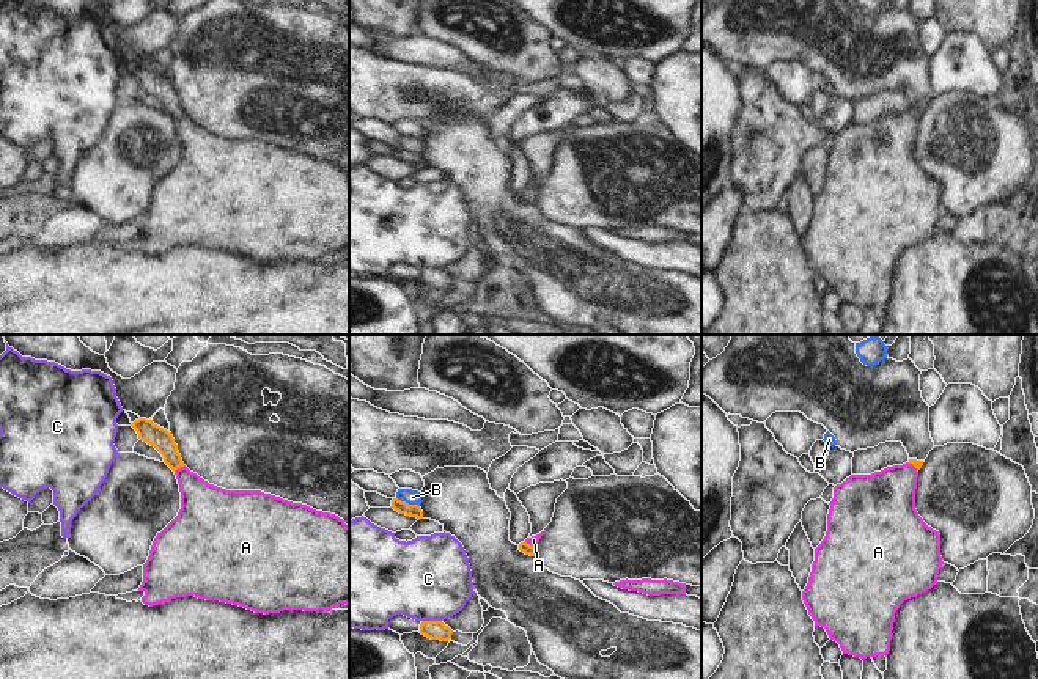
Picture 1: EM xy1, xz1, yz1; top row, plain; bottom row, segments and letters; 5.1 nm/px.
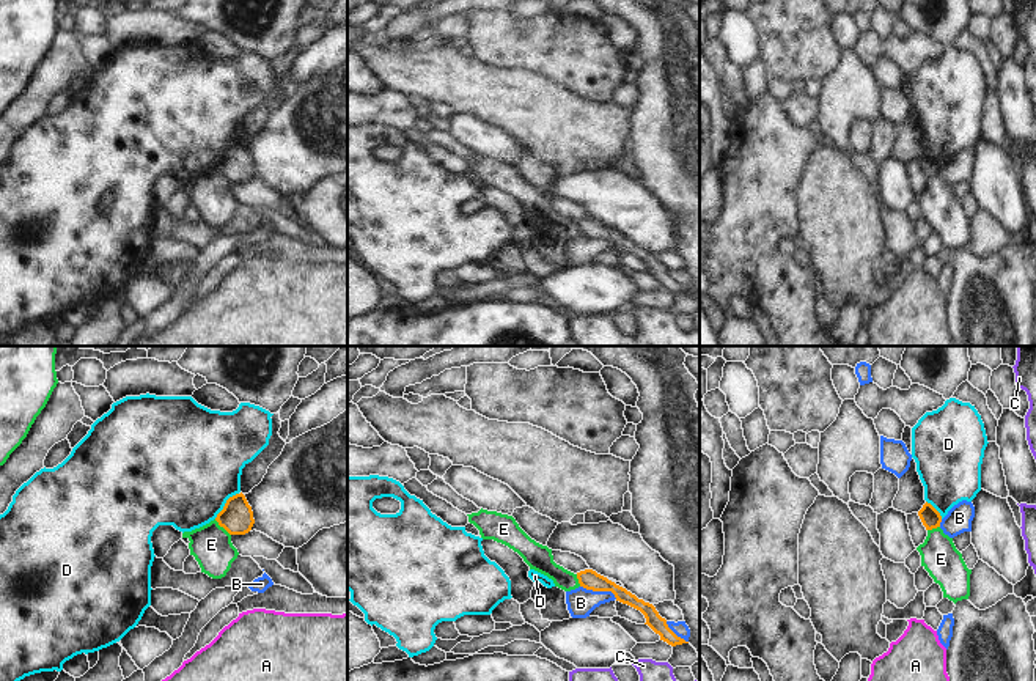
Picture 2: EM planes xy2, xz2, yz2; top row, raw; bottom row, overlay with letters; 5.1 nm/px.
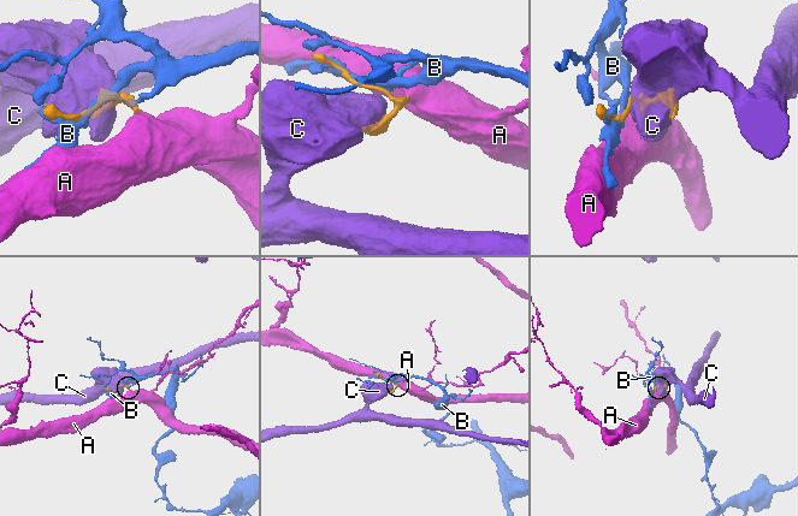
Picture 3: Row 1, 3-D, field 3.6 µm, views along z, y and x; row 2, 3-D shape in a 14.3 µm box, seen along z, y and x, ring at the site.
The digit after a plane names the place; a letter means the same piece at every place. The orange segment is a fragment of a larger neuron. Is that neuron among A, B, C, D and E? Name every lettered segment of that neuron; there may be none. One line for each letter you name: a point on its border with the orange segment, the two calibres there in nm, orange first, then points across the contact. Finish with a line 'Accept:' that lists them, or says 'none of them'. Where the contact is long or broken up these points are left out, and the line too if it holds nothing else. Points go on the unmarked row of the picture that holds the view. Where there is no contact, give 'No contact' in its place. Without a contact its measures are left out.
A: Touches orange at xy1 (180, 115). Thickness 110 nm (orange) against 260 nm. Path across: xy1 (161, 87), (180, 115), (205, 156)
Accept: A.

